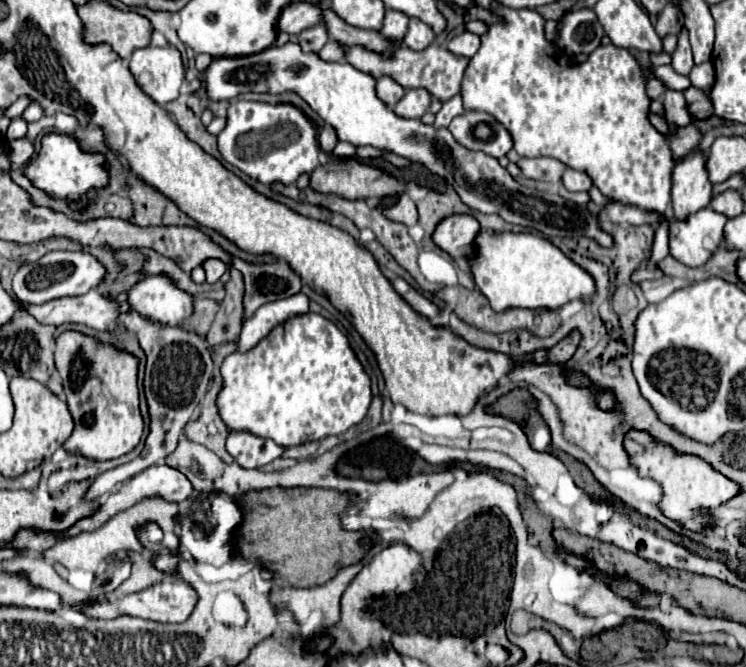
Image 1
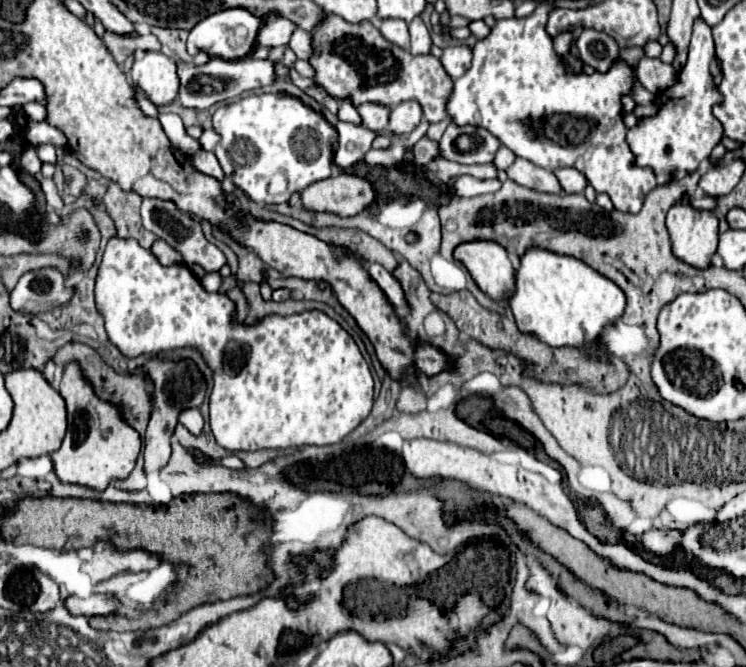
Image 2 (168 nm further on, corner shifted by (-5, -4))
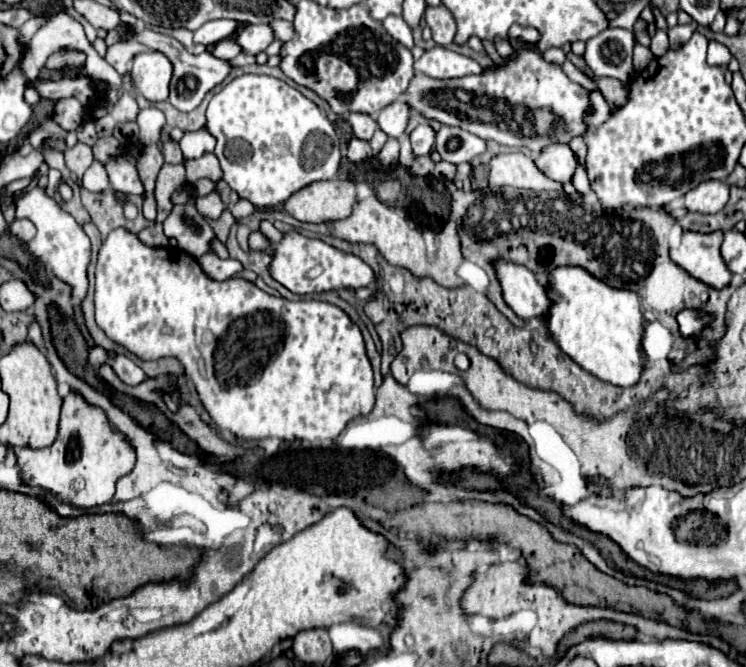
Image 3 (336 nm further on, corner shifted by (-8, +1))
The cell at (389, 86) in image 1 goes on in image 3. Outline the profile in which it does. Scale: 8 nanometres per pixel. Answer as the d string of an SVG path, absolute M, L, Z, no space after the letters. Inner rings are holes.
M350 113L348 123L352 125L354 137L362 139L362 141L370 141L372 133L378 129L376 121L372 117L368 117L368 115L362 115L362 113Z

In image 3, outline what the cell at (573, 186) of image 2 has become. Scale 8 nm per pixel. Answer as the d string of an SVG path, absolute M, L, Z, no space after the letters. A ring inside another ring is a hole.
M548 145L548 149L536 153L534 163L546 177L552 177L558 183L568 183L576 167L574 153L568 145Z

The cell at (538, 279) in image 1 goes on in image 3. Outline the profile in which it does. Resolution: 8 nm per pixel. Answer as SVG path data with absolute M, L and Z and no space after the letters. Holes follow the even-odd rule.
M558 267L550 271L546 279L550 283L548 297L552 299L546 327L560 349L600 381L618 387L636 385L646 363L642 353L646 319L638 295L624 289L612 289L580 267Z

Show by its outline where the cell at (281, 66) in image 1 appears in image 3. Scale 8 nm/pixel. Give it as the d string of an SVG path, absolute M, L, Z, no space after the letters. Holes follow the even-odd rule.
M121 23L118 25L118 29L107 33L105 38L107 47L121 40L127 33L131 34L138 42L152 47L152 49L156 49L156 51L160 51L160 53L164 53L164 55L172 61L174 73L172 73L172 81L170 81L170 97L168 97L168 101L170 101L178 111L192 111L192 109L196 109L196 107L202 103L204 95L206 95L214 85L222 83L224 77L226 77L228 71L230 71L228 61L220 61L220 59L212 57L208 51L204 51L202 55L190 55L176 39L172 39L172 37L168 37L168 35L162 35L162 33L156 33L156 31L150 31L150 29L138 31L136 26L126 25L125 23Z

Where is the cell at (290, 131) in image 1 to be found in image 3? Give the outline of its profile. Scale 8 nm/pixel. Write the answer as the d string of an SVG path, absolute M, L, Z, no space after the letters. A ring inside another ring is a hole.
M240 75L214 93L206 109L206 129L216 139L214 155L222 165L224 181L240 199L246 199L256 207L274 207L284 203L292 193L310 183L334 179L340 167L340 141L336 127L314 101L270 75Z

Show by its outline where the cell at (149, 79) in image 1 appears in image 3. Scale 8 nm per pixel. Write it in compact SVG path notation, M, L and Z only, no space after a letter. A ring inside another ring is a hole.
M158 51L138 53L130 71L134 89L144 95L144 99L158 103L168 95L168 85L172 77L172 63Z

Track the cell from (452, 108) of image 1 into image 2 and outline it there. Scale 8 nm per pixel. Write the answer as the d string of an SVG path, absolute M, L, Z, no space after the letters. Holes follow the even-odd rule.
M445 118L445 120L441 120L441 122L435 122L435 124L431 124L429 126L429 132L427 132L427 136L431 138L431 140L441 140L441 134L445 132L445 128L451 124L453 120L451 118Z

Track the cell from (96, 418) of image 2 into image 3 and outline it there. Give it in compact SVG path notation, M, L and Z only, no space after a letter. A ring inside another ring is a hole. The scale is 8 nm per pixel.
M70 393L62 401L58 437L44 449L18 449L16 465L20 481L30 487L40 487L58 497L58 501L78 507L94 509L110 503L116 481L130 473L136 463L136 453L122 433L114 433L104 411L88 405L80 395Z

